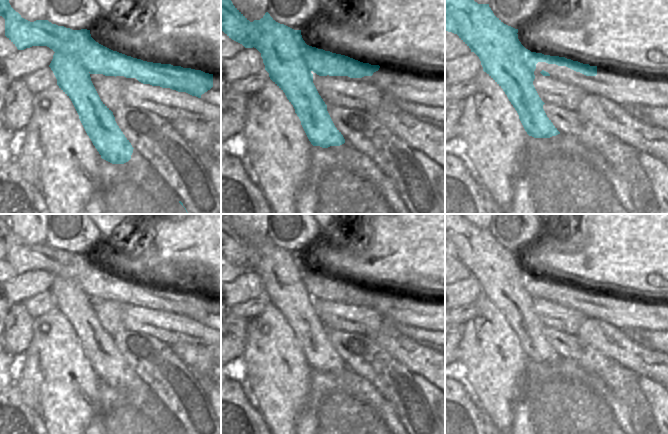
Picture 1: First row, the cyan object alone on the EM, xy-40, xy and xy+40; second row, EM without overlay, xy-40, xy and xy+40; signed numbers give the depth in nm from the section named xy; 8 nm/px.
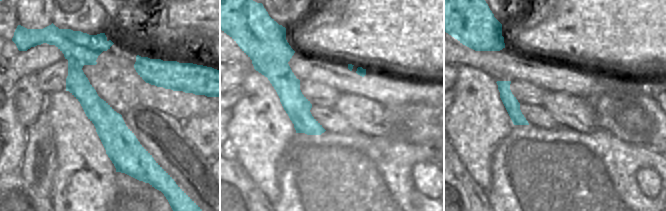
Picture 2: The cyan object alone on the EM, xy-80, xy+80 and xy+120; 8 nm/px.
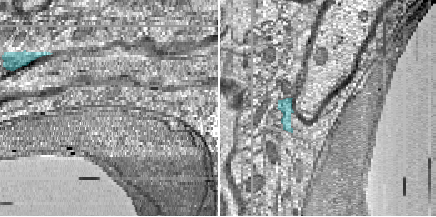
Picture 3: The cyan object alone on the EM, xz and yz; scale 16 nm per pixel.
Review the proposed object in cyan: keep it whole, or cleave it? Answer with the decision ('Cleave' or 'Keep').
Cleave.

